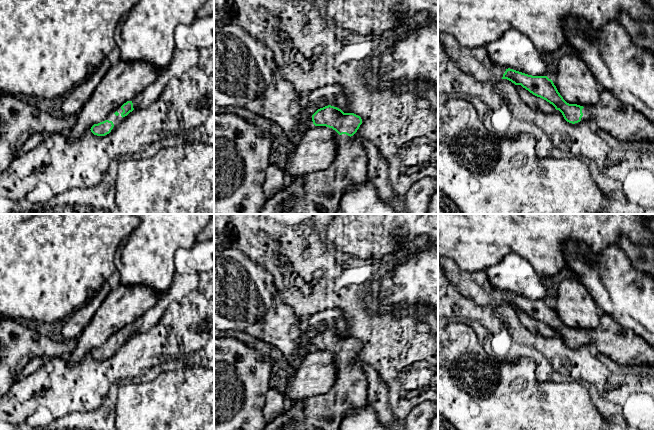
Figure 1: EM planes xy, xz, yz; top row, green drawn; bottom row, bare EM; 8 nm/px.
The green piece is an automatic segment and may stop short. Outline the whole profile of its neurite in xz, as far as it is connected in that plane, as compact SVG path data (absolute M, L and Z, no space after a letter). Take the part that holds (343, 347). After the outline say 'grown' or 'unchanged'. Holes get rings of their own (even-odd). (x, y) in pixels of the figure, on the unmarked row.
M328 329L318 333L312 339L312 345L315 350L332 352L340 359L334 385L325 394L295 401L290 409L267 423L264 430L339 430L341 422L347 415L366 405L367 377L362 365L352 361L362 348L361 341L354 337L344 337L341 333Z | grown

